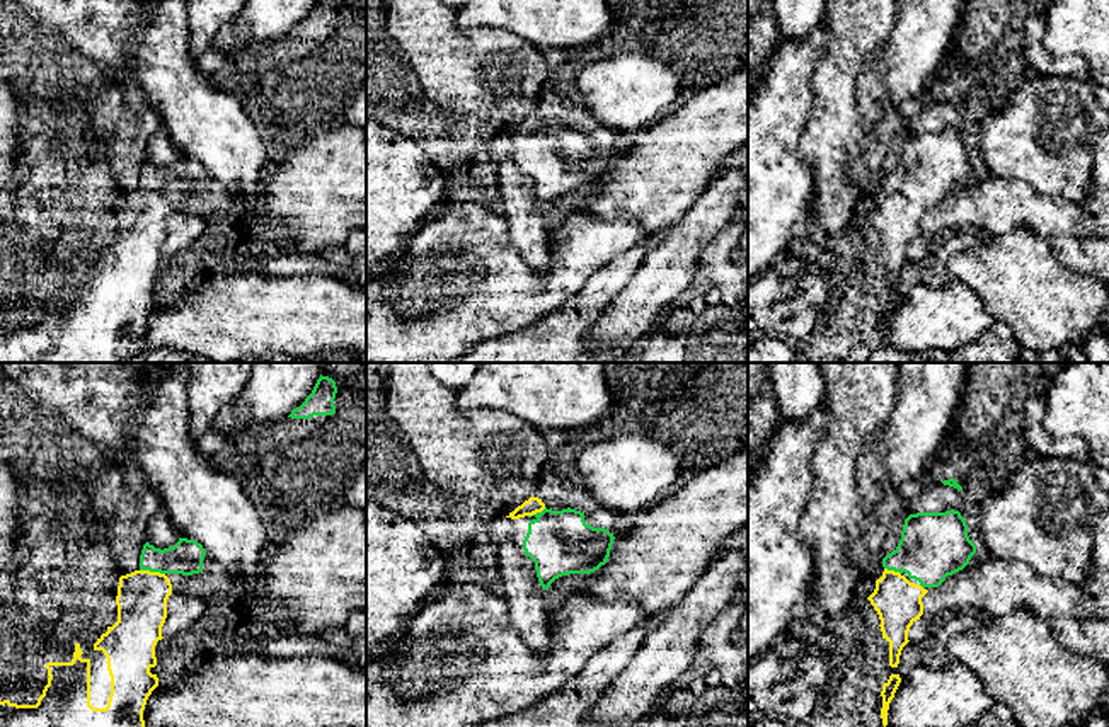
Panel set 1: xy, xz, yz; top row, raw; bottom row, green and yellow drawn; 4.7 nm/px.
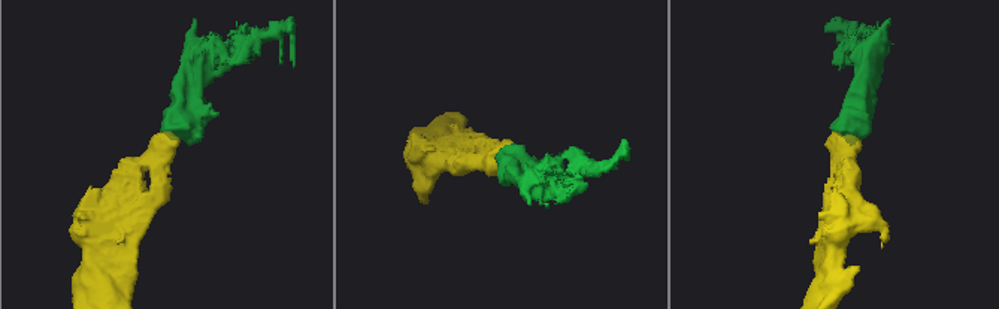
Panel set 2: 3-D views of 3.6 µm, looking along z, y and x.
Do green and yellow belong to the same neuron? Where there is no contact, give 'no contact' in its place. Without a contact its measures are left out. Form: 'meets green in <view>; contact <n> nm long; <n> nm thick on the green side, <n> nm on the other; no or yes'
meets green in xy; contact 120 nm long; 160 nm thick on the green side, 240 nm on the other; yes

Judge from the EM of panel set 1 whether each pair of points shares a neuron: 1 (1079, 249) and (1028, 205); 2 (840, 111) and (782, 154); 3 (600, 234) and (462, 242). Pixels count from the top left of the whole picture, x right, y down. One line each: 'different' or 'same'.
1: same
2: different
3: same

